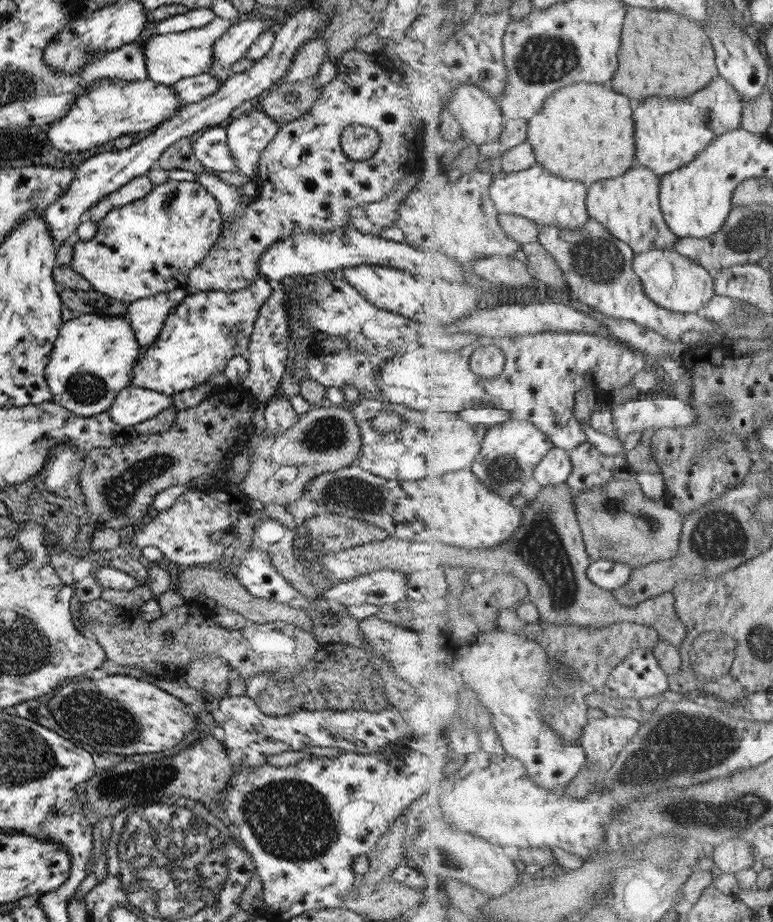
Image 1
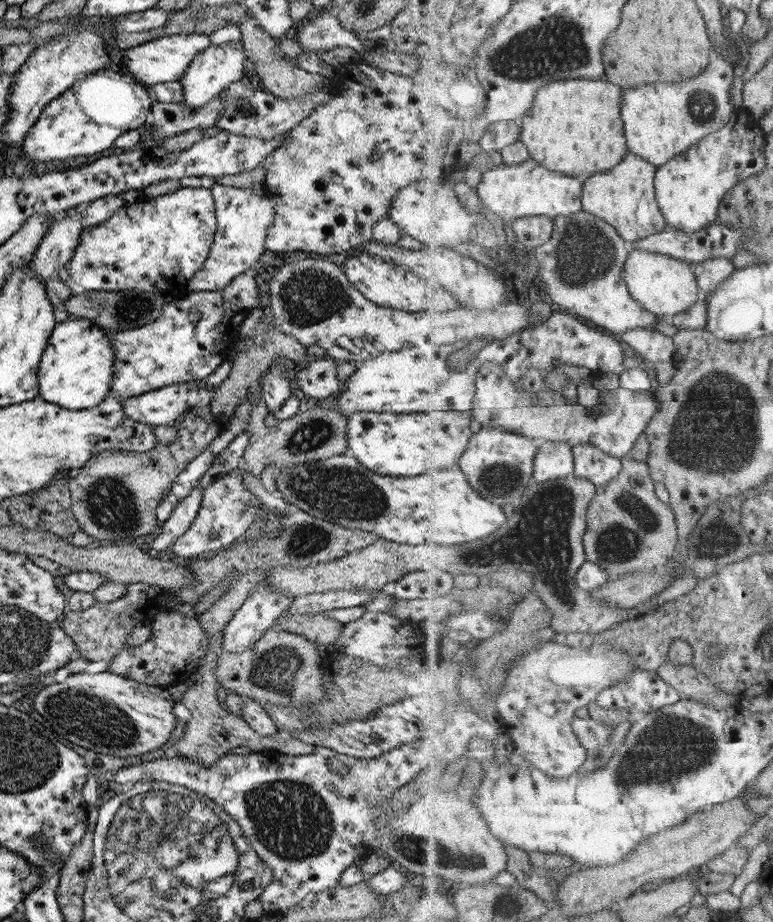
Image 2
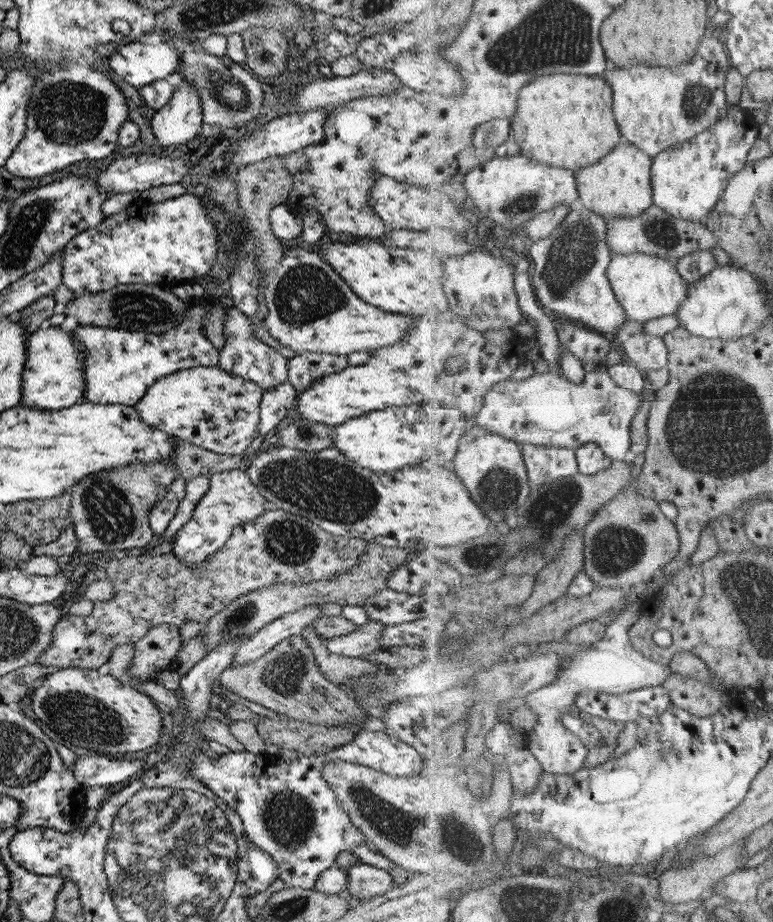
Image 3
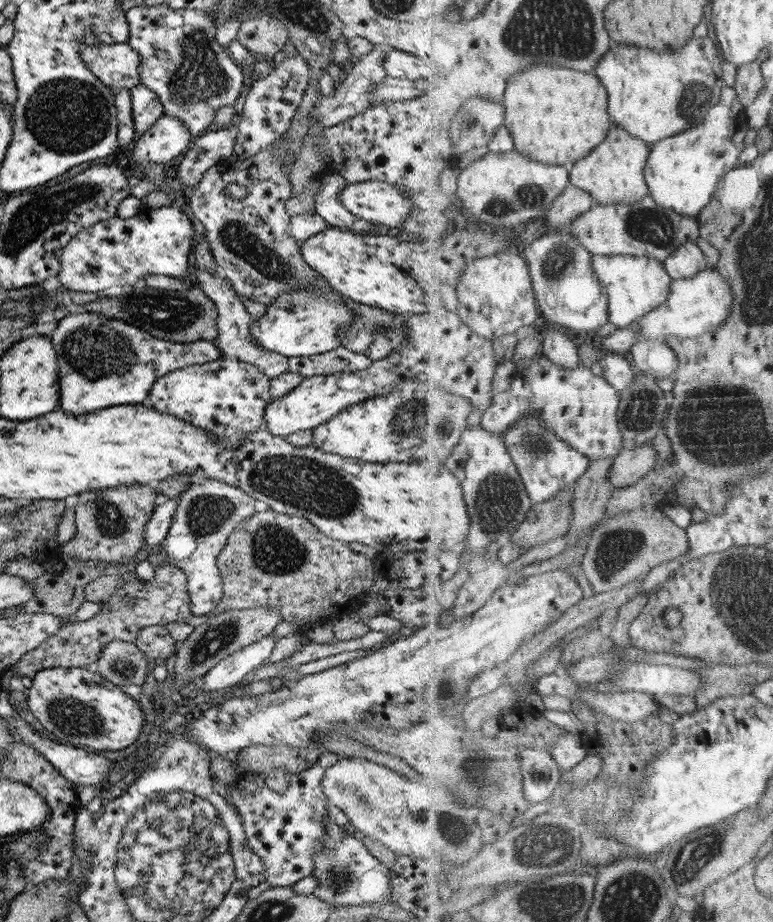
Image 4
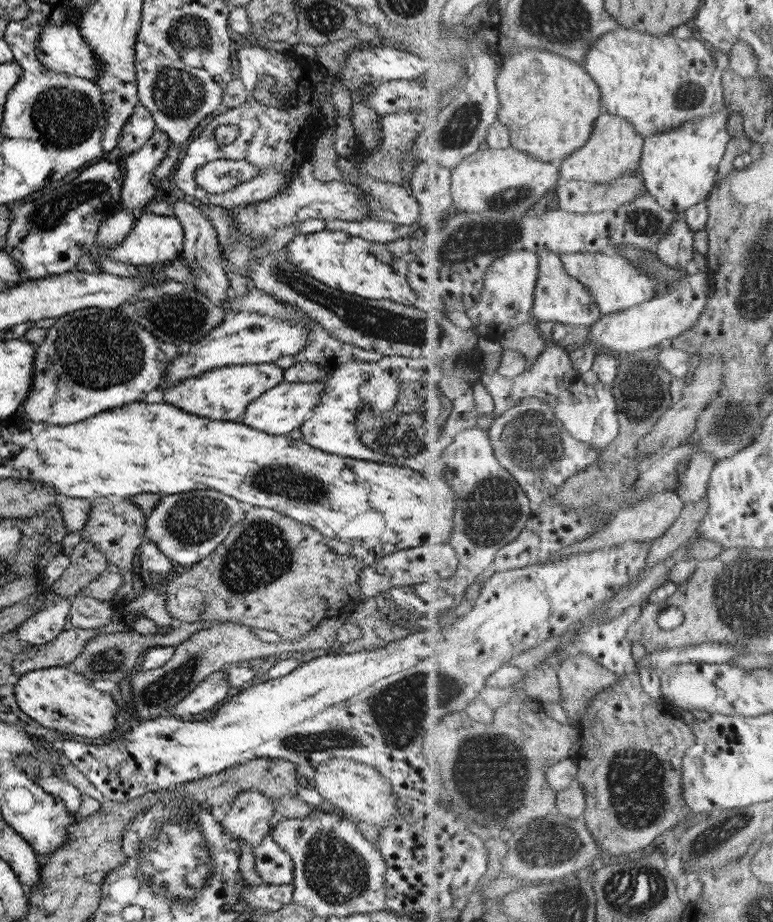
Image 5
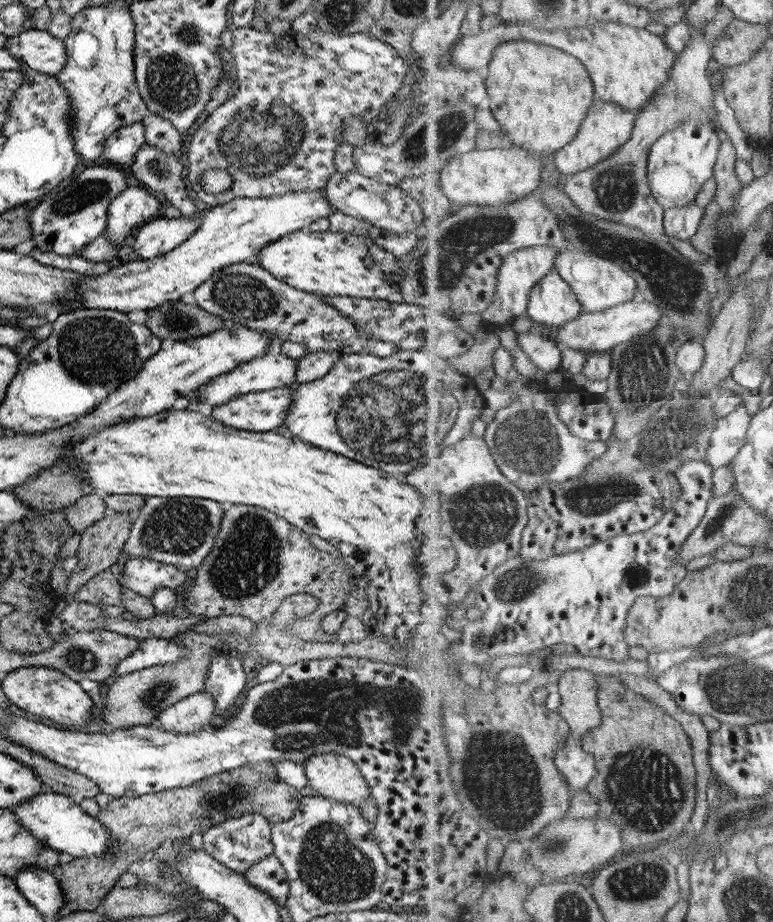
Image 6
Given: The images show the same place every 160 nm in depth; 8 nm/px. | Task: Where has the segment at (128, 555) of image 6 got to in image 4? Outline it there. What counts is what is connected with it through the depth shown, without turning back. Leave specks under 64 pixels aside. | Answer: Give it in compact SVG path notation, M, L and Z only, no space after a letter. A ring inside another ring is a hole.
M212 478L191 482L178 495L169 528L160 546L167 562L185 573L191 614L208 614L220 601L222 578L215 557L235 526L255 512L253 506L255 502L248 494Z

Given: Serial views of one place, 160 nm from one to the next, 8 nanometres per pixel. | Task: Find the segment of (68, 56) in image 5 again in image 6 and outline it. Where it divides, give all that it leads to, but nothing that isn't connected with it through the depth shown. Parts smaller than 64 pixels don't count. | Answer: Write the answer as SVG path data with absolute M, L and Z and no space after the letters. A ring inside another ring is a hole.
M27 26L7 37L2 48L9 56L45 75L54 76L66 61L61 39L49 35L46 30Z

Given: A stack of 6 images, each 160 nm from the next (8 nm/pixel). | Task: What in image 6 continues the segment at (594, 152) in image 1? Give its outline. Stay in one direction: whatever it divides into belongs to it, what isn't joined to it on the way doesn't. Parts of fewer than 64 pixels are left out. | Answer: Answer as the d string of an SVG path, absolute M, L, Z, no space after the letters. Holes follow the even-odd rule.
M525 39L501 43L485 77L491 112L501 124L505 141L541 155L555 154L576 139L597 98L594 80L582 60L560 48Z

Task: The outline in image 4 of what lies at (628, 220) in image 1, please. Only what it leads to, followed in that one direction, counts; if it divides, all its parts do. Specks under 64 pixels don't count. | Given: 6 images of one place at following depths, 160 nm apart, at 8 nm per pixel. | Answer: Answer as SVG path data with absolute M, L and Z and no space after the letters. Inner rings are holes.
M612 121L609 134L587 158L570 167L571 184L589 192L595 206L637 204L650 195L645 172L650 146L647 141L634 137L627 129Z

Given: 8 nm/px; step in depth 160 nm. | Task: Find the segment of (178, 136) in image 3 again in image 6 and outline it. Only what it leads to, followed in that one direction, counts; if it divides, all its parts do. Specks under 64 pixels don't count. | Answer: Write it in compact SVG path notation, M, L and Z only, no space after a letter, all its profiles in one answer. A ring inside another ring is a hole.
M126 186L107 207L104 230L107 239L111 239L110 242L121 250L124 244L131 242L134 231L145 224L150 216L157 214L160 203L160 198L145 187Z

